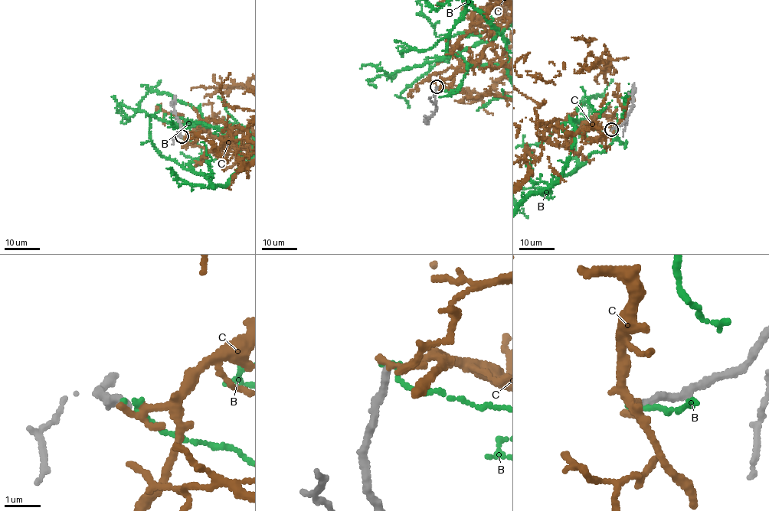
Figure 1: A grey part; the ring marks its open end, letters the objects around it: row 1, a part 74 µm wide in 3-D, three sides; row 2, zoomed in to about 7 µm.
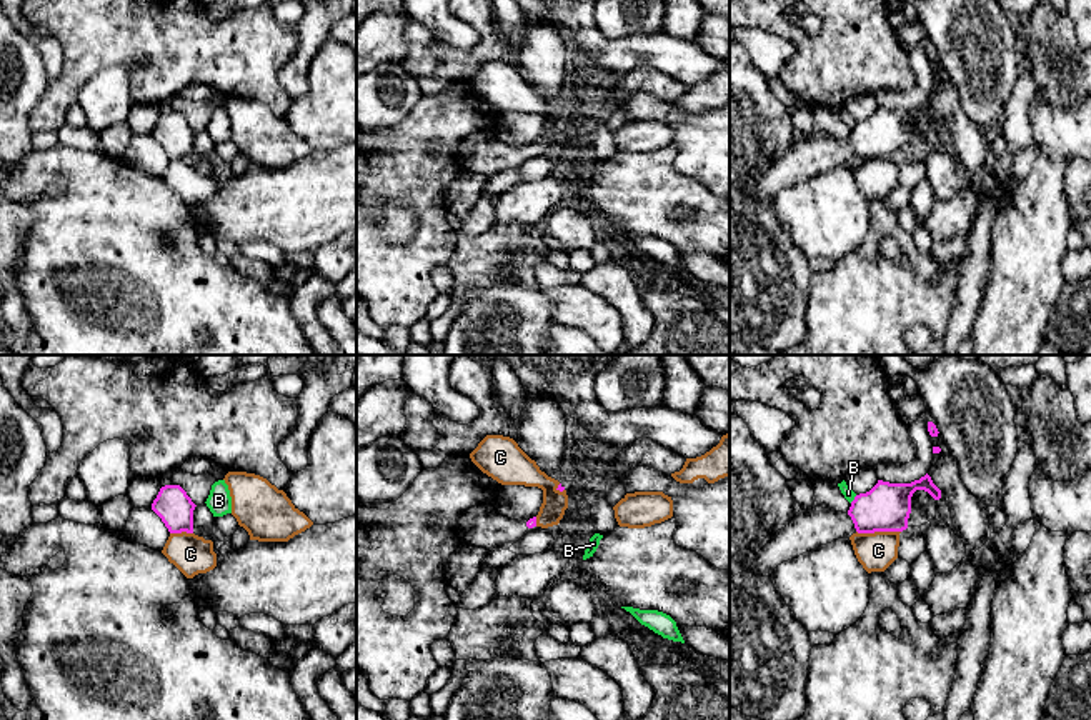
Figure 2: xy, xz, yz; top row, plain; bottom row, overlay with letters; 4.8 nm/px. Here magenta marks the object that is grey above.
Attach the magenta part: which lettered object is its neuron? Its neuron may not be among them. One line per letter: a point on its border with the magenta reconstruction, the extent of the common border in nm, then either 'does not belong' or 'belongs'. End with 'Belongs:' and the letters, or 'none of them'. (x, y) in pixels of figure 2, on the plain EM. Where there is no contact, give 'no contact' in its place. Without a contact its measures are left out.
B: contact yz (855, 125); length 50 nm; does not belong
C: contact yz (878, 157); length 220 nm; does not belong
Belongs: none of them

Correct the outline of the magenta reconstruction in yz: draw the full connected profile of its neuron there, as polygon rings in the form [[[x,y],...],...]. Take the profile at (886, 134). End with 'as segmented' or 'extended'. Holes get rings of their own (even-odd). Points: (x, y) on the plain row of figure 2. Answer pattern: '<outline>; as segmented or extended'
[[[926,100],[911,110],[878,110],[851,128],[846,140],[831,138],[823,133],[800,137],[795,145],[758,178],[748,200],[771,203],[783,188],[793,187],[810,177],[849,165],[853,160],[903,158],[908,155],[911,123],[916,117],[928,118],[934,127],[941,117]]]; extended

